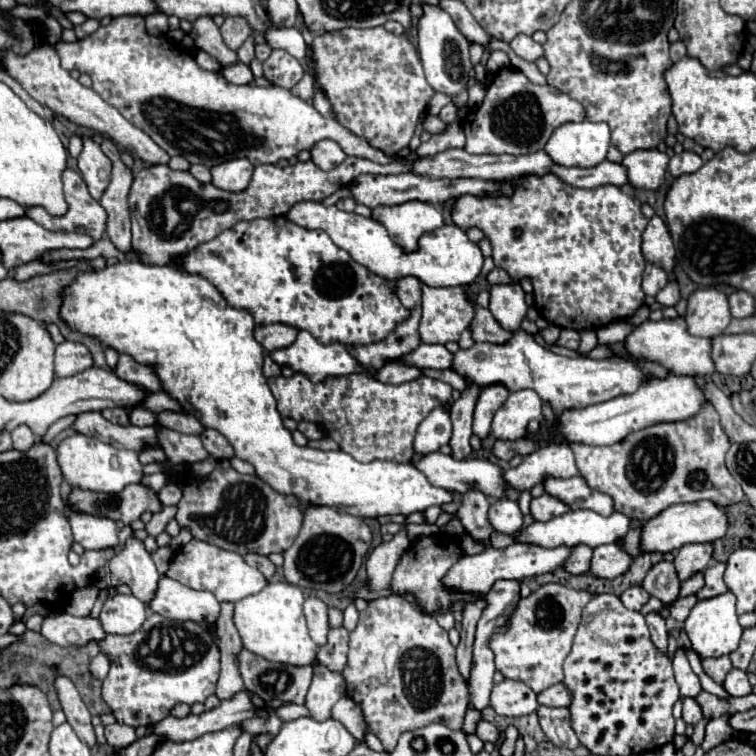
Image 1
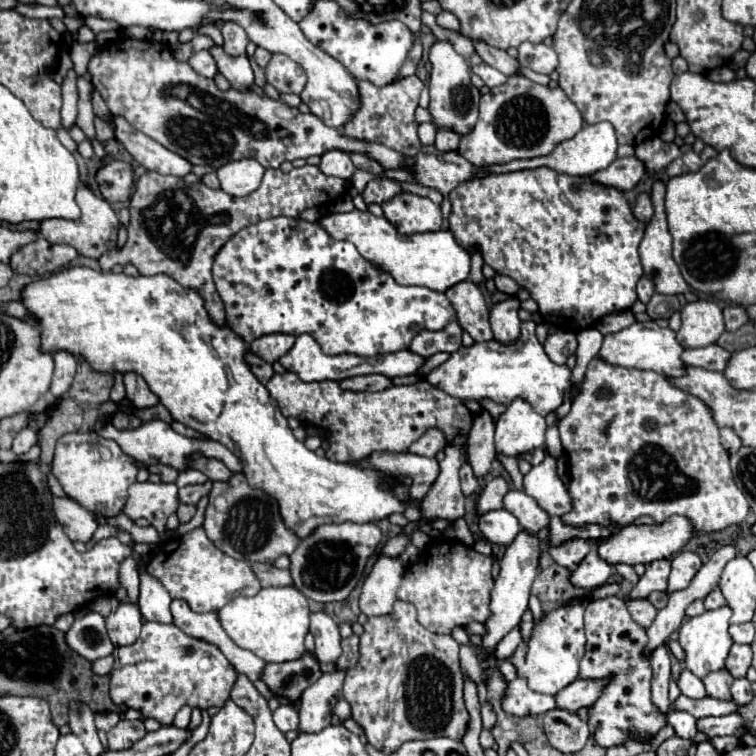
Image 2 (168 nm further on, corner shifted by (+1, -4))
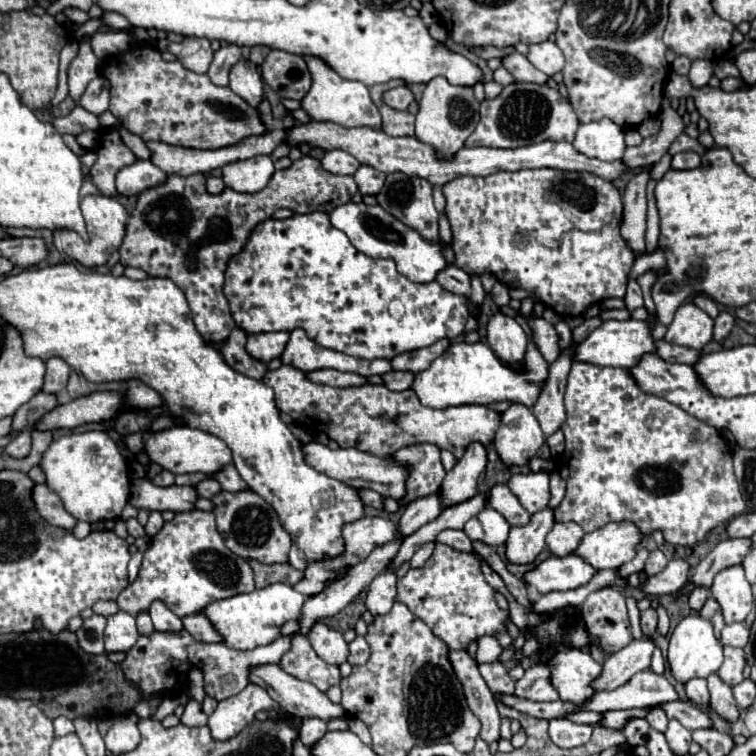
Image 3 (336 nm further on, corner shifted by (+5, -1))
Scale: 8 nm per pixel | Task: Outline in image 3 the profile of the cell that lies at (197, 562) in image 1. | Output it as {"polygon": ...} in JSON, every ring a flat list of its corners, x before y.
{"polygon":[[189,511,189,513,175,513,175,517,171,521,167,521,161,531,151,539,149,549,143,553,143,563,139,569,137,579,119,593,117,597,117,605,121,611,137,617,141,611,149,611,153,601,163,601,175,615,185,617,185,615,193,615,205,609,205,605,209,605,211,601,217,599,227,599,239,593,251,593,255,589,253,583,253,571,247,563,247,559,235,555,233,551,229,551,223,543,223,537,217,531,215,525,215,513,211,511]]}

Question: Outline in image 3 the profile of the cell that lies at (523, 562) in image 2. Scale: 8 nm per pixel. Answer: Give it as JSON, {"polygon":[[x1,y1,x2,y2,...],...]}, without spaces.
{"polygon":[[545,507,543,511,537,511,531,515,531,521,523,527,511,527,509,539,507,539,507,559,517,565,533,563,535,557,545,547,545,535,553,529,555,517,553,509]]}

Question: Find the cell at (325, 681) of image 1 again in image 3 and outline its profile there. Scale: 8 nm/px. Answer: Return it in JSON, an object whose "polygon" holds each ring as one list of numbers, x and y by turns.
{"polygon":[[309,717,309,719,303,719,303,725,301,725,301,729,299,729,299,739,301,739,307,747,313,747,325,733,327,733,327,723,321,721,321,719]]}

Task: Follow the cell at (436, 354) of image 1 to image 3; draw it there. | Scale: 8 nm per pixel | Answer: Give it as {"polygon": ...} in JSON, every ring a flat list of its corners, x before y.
{"polygon":[[303,329,291,331,289,343,281,355,281,361,285,365,291,365,291,359,293,359,293,367,301,369,303,373,309,373,315,369,337,369,337,371,349,371,349,373,369,377,369,375,383,375,383,373,391,371,391,363,387,359,367,361,367,359,351,357,351,355,339,353,339,351,321,347,321,345,309,341,309,337]]}

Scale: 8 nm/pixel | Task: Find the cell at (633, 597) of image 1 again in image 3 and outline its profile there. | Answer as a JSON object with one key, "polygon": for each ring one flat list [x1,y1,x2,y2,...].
{"polygon":[[649,607,647,611,641,613,641,629,649,637,657,633,657,611,653,607]]}

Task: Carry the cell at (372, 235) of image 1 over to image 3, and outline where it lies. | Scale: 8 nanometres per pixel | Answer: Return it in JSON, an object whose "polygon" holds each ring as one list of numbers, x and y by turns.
{"polygon":[[365,203,341,205,331,213,331,225,335,229,343,231,357,251,361,251,369,257,397,261,397,271,415,283,433,281,437,277,437,273,441,269,445,269,445,265,447,265,439,243,427,243,415,229,403,225,399,219,395,219,391,213,387,213,379,205,375,205,375,207,369,207]]}

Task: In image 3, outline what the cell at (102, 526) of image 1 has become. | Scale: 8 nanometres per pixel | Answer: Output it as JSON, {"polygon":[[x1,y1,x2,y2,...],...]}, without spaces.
{"polygon":[[35,485,31,495,33,495,35,509,39,511,39,515,47,523,63,527,63,529,69,529,69,531,75,527,75,519,65,511,61,499,53,491,49,491,47,485]]}

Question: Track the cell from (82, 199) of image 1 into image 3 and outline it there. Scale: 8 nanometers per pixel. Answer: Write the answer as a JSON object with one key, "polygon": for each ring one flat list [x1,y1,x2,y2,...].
{"polygon":[[89,195,81,201,81,211,83,211,83,217,85,217,85,223,87,223,87,231,89,231,89,237,91,241,83,241,75,231,69,231,69,229,59,229,53,233,53,241,55,241,55,247,63,253,67,253,71,259,79,261,83,267,99,267,99,265,105,265,109,255,113,251,117,251,125,239,125,229,127,229,127,211,125,207,115,201,113,197,105,197,105,195]]}

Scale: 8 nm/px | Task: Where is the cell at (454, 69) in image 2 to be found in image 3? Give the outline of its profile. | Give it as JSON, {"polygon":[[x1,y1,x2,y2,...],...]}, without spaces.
{"polygon":[[435,77,423,91,419,101,415,137,435,149,439,159,451,161,459,149,465,147,465,139,475,131,479,123,479,101,473,97,473,89,461,89,449,85,443,77]]}

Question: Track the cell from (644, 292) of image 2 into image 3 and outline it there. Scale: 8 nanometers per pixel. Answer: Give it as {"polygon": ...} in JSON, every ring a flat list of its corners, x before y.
{"polygon":[[631,279,631,281,627,283,627,295,623,297,623,301,625,301,625,305,627,305,629,311,633,311,633,309,637,309,637,307,643,307,641,289,639,289,639,285,637,285,635,279]]}

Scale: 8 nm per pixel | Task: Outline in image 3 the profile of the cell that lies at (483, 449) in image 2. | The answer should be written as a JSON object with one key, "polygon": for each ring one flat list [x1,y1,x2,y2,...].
{"polygon":[[473,443,443,479,439,489,441,505,453,507,477,495,477,479,479,473,485,469,485,465,487,465,485,447,481,443]]}

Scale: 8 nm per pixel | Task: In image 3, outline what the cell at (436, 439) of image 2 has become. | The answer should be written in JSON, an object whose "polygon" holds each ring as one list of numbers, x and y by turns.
{"polygon":[[421,443,421,445,409,445,399,449,397,453,393,453,393,461,397,465,407,465,411,469,409,477,405,481,405,497,399,499,399,505,405,507,407,503,419,499,419,497,427,497,439,491,441,481,445,477,445,469,441,465,441,455,439,455,439,447,437,445,429,445,429,443]]}

